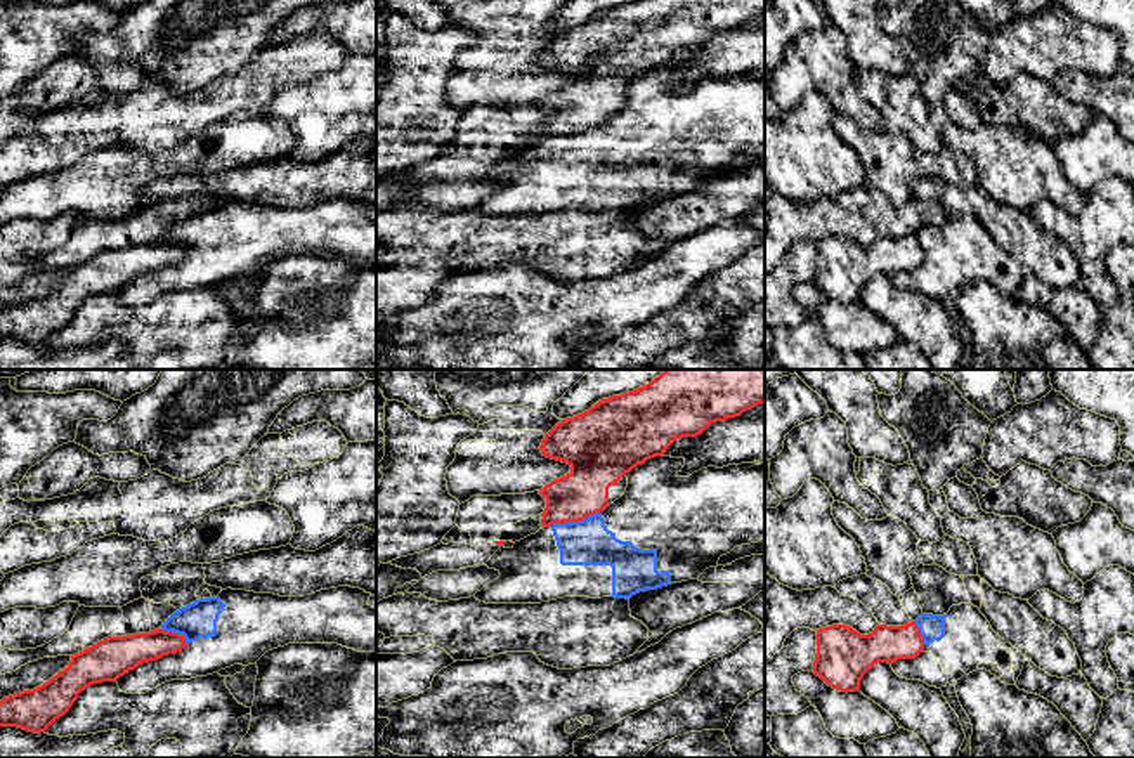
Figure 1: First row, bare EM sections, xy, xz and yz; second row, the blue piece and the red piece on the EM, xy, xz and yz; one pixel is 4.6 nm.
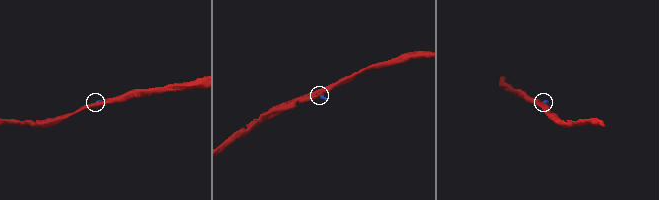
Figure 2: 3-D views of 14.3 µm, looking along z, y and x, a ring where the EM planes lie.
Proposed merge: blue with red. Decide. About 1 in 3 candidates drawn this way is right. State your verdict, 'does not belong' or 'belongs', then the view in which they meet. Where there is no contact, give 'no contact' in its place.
does not belong | xz

